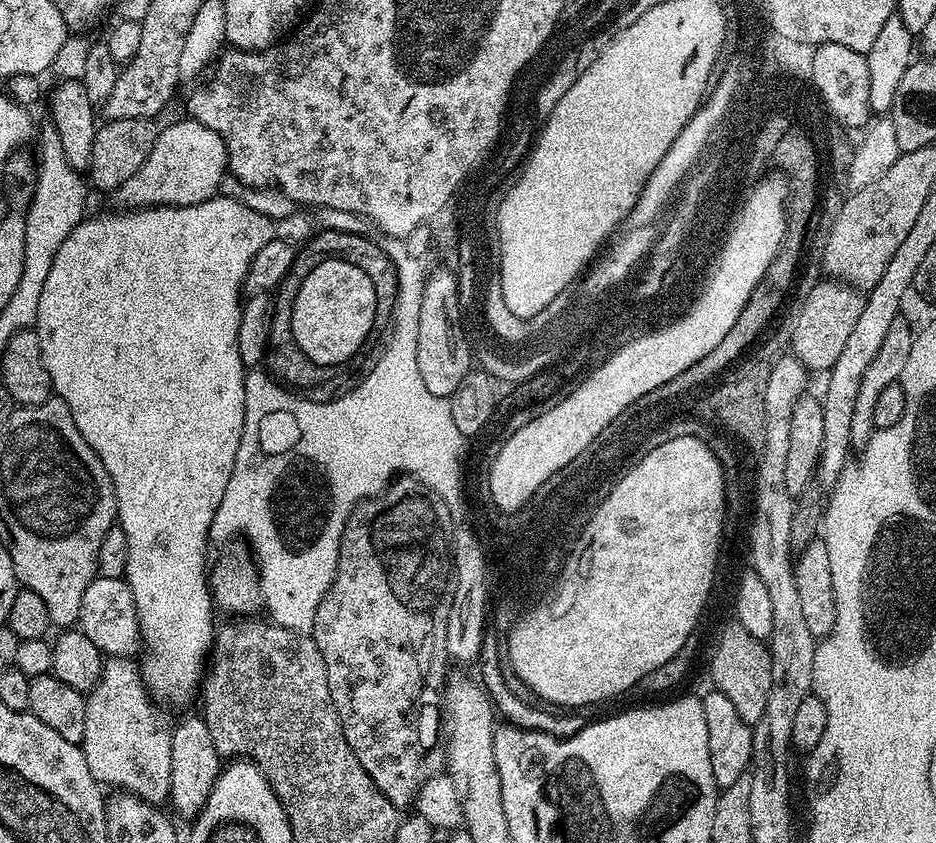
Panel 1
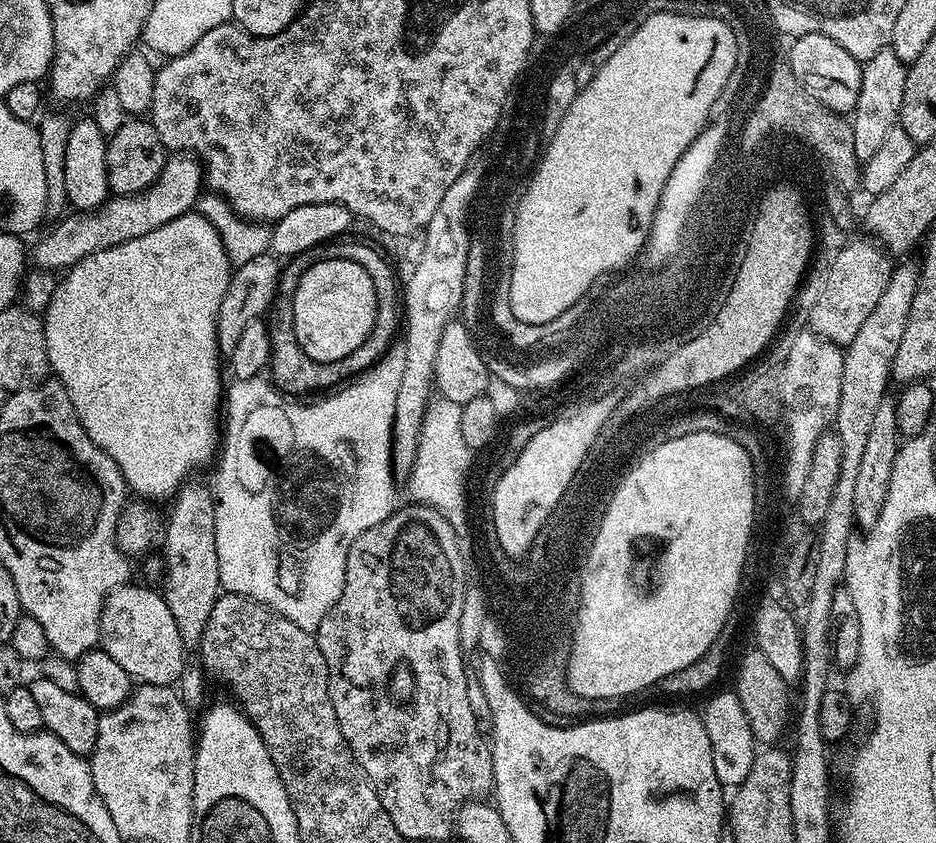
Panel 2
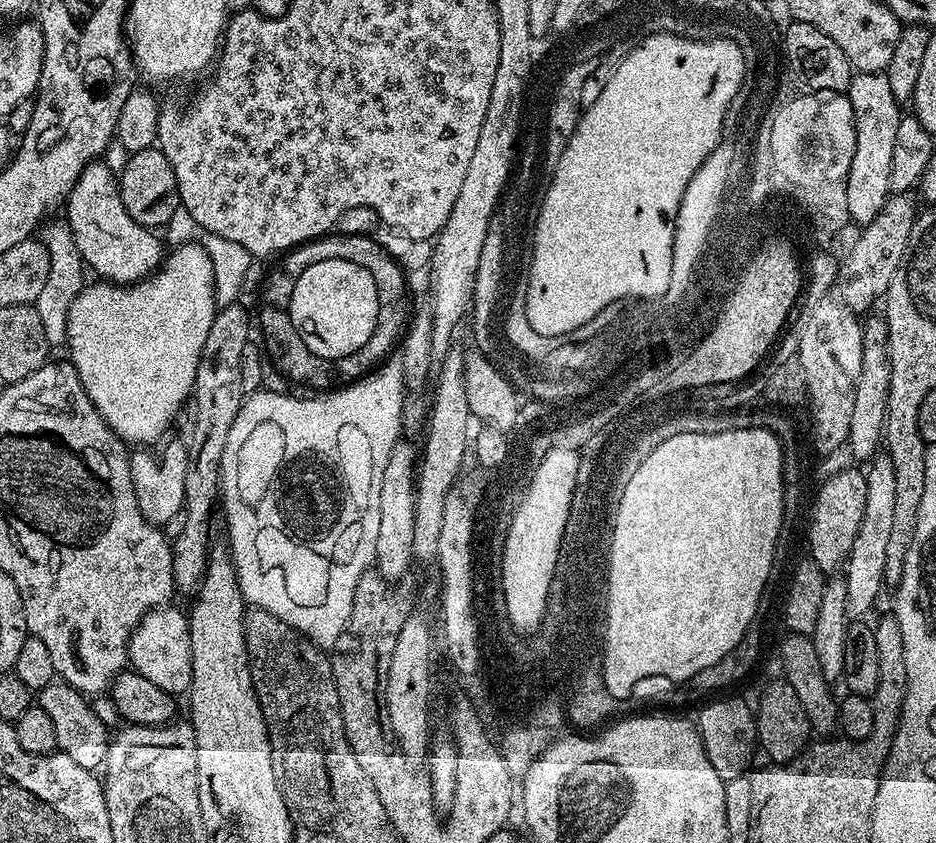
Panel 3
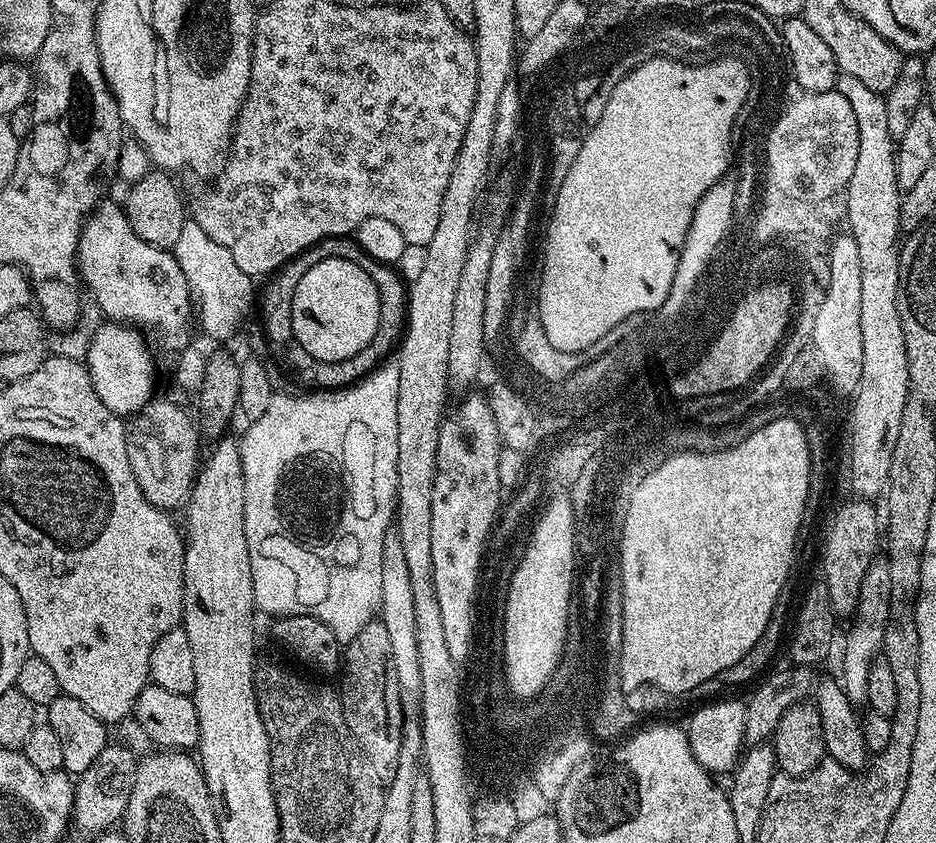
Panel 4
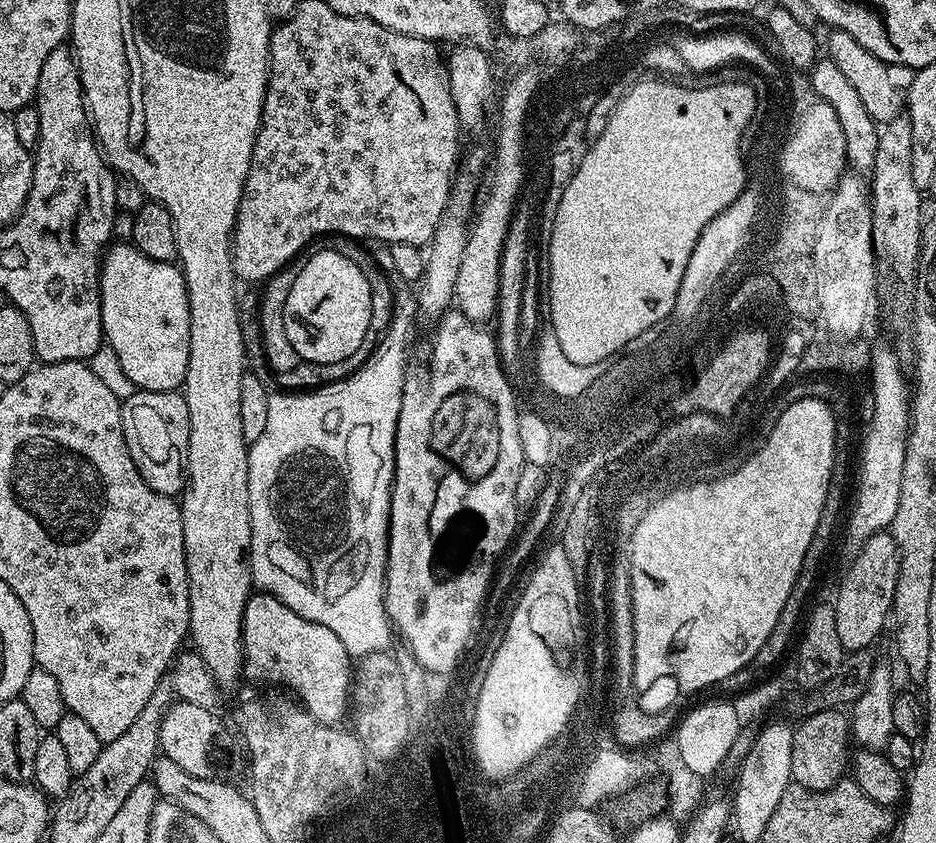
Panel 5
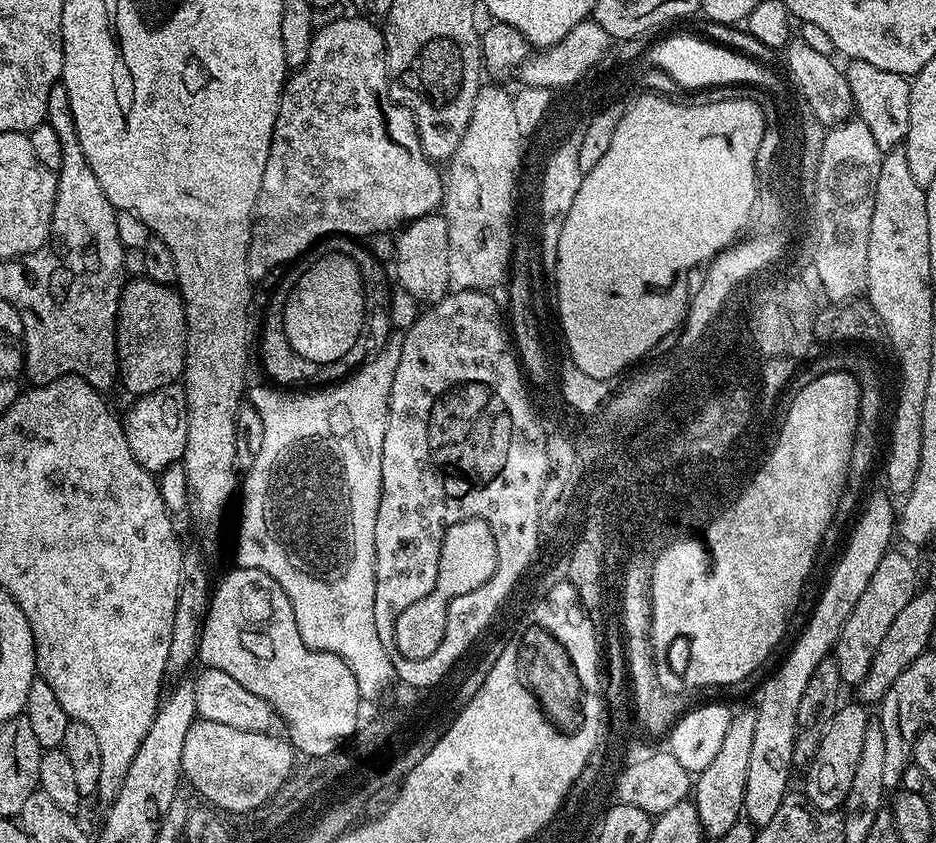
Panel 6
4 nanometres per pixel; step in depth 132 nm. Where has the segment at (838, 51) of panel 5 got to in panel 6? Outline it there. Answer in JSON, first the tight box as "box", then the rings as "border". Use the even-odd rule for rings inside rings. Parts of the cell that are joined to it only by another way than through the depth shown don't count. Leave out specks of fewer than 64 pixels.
{"box":[846,60,910,153],"border":[[[848,60],[846,75],[850,82],[850,94],[856,103],[855,111],[862,122],[874,134],[874,142],[878,142],[881,153],[899,149],[904,143],[910,126],[910,90],[909,77],[890,74],[890,70],[878,70],[878,66],[870,66],[870,62]]]}

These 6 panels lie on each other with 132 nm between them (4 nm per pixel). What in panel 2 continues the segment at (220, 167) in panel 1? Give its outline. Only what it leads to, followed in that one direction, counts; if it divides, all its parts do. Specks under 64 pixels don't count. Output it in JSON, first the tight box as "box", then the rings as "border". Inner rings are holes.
{"box":[30,154,206,270],"border":[[[172,154],[164,161],[162,174],[154,181],[145,192],[139,192],[137,196],[112,196],[104,201],[101,208],[94,212],[73,211],[72,216],[65,215],[64,221],[56,225],[52,232],[48,232],[36,244],[36,249],[31,249],[30,256],[34,261],[35,267],[40,270],[67,270],[74,267],[82,258],[94,254],[98,250],[106,250],[110,246],[118,246],[130,238],[142,238],[142,234],[150,234],[158,226],[166,226],[174,218],[182,214],[193,211],[196,206],[196,199],[202,195],[202,189],[205,187],[206,177],[201,161],[192,154]]]}

